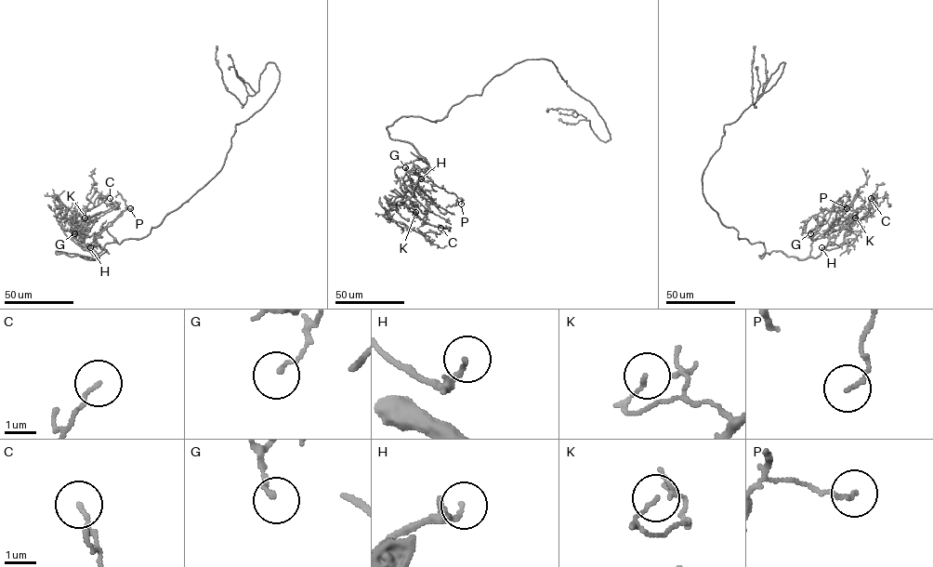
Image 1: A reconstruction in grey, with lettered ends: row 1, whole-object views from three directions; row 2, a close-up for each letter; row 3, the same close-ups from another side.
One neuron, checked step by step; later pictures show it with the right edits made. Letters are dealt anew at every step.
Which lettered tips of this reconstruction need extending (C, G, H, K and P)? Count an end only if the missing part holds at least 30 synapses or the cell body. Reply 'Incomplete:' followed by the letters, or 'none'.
Incomplete: H

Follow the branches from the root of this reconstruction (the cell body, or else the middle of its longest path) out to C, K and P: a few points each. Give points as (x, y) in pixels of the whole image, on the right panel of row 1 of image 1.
C: (721, 222), (739, 239), (763, 243), (761, 258), (781, 251), (803, 259), (837, 248), (870, 210), (871, 198)
K: (721, 222), (739, 239), (763, 243), (761, 258), (781, 251), (803, 259), (837, 248), (855, 217)
P: (721, 222), (739, 239), (763, 243), (761, 258), (781, 251), (803, 259), (808, 236), (822, 233), (847, 208)

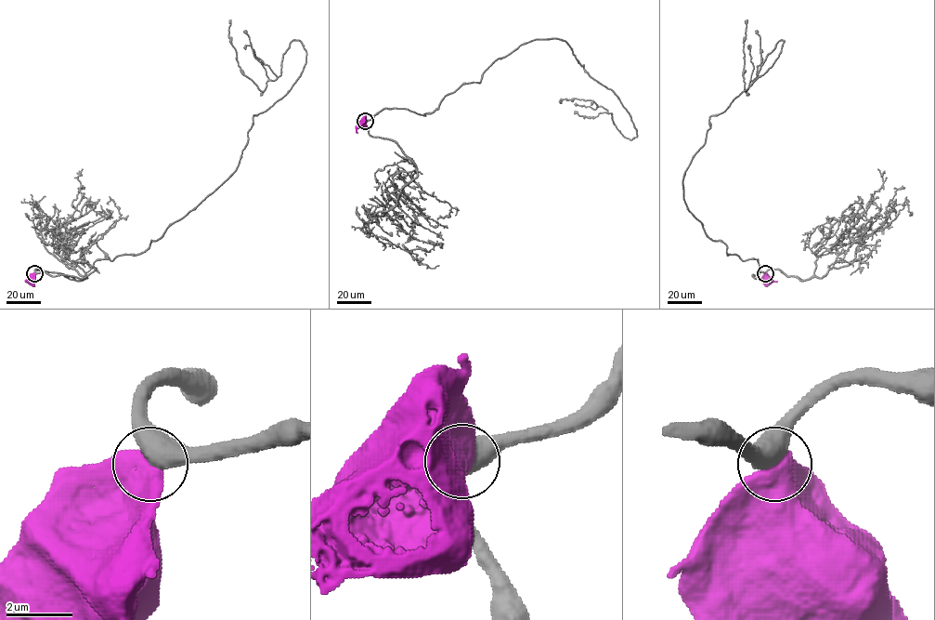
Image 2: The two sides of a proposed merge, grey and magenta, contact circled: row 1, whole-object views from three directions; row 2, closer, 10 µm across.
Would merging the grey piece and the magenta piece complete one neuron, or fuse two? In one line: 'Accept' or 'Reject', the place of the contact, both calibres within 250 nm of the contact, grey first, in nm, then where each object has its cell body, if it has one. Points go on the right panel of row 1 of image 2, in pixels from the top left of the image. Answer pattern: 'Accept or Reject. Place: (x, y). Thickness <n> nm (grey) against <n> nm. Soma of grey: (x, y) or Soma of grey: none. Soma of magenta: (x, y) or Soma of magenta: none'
Accept. Place: (765, 273). Thickness 500 nm (grey) against 900 nm. Soma of grey: none. Soma of magenta: (768, 279)

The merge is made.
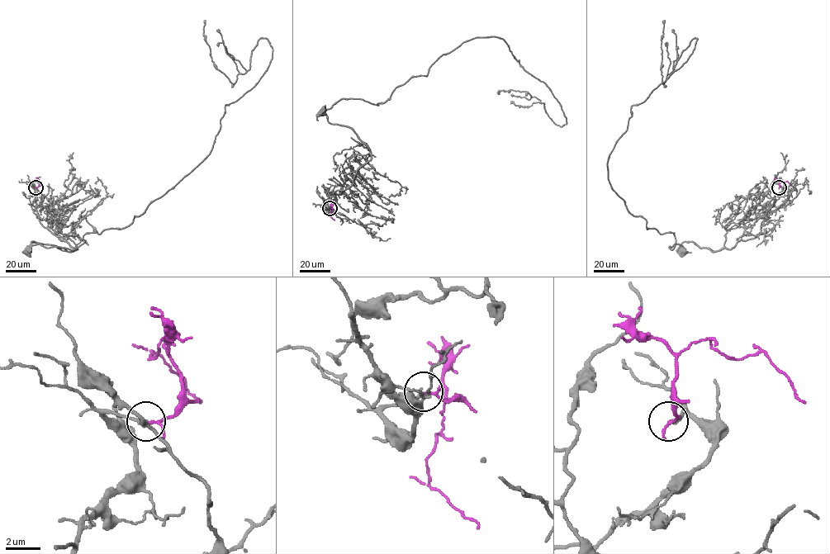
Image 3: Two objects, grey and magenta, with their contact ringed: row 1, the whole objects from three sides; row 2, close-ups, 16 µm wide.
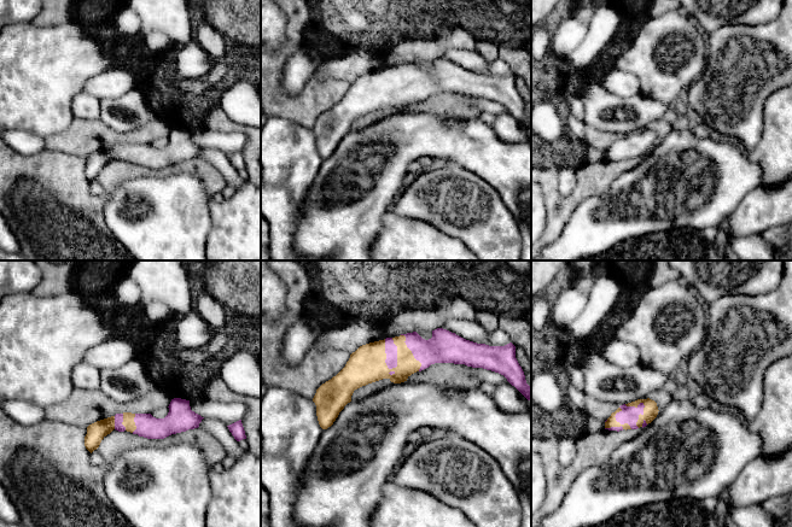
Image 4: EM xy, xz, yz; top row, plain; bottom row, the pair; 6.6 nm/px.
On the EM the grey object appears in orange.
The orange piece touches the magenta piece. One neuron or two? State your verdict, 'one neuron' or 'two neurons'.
one neuron

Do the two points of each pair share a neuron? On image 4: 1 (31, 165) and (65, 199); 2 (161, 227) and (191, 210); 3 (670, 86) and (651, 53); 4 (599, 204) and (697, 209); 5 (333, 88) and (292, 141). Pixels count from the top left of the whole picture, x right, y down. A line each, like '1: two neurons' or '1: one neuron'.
1: one neuron
2: one neuron
3: one neuron
4: one neuron
5: two neurons

